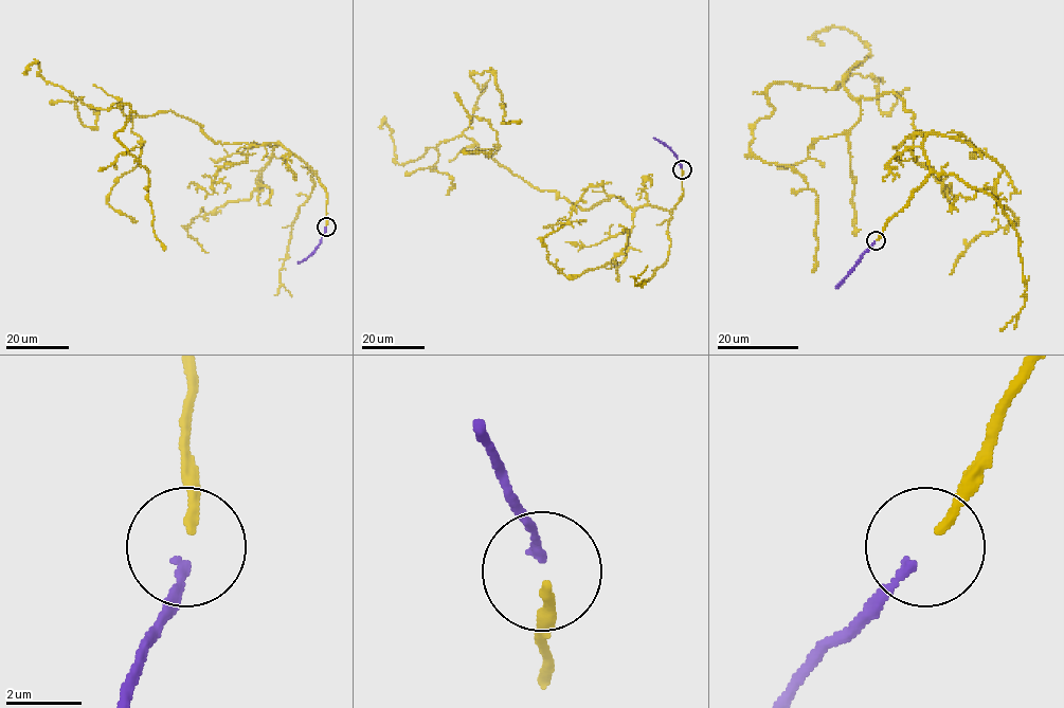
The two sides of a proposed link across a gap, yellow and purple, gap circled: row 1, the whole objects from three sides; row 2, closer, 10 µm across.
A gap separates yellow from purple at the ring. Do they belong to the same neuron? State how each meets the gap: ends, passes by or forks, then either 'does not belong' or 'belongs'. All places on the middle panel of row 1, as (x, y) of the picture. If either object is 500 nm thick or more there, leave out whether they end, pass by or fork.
yellow ends | purple ends | belongs

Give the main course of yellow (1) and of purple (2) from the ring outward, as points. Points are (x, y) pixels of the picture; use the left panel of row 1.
1: (326, 225), (325, 188), (280, 144), (114, 103), (163, 250)
2: (326, 228), (317, 249), (298, 262)

